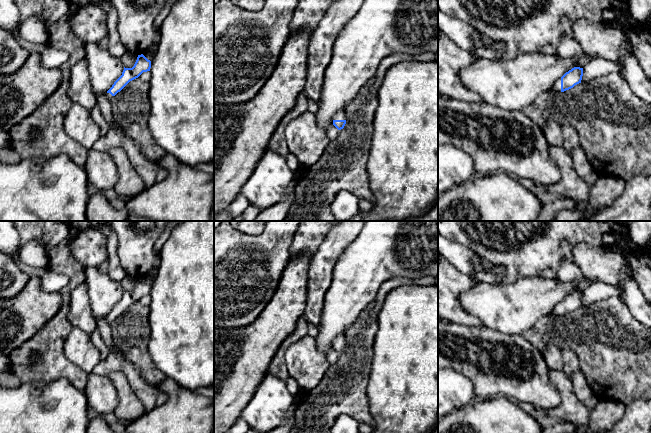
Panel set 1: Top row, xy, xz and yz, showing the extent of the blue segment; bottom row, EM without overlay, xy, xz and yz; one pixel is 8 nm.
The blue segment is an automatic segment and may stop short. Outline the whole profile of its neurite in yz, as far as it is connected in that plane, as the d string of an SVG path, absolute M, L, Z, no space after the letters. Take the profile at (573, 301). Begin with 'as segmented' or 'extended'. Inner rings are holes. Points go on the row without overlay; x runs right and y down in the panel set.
extended; M574 291L555 306L552 314L554 316L564 316L566 314L569 314L575 309L581 307L582 300L583 292Z

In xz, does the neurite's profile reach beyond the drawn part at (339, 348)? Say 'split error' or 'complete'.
split error

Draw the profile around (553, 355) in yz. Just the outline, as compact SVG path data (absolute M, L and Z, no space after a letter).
M556 346L549 347L544 352L544 358L549 369L562 371L564 367L562 350Z

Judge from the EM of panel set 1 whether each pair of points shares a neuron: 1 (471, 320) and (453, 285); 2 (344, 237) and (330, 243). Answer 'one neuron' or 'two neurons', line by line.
1: one neuron
2: one neuron

